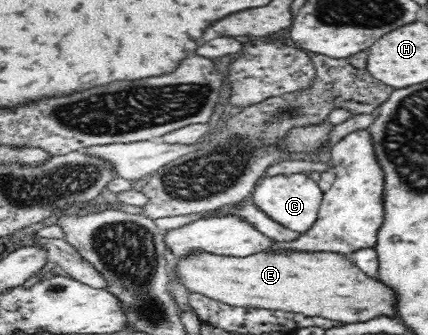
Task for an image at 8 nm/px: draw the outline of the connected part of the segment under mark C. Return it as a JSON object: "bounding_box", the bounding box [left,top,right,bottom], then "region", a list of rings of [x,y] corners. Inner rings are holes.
{"bounding_box":[249,172,324,233],"region":[[[296,172],[291,174],[278,174],[264,176],[256,182],[249,200],[260,210],[264,211],[270,220],[280,223],[288,230],[304,233],[312,228],[318,217],[317,213],[324,192],[309,175]]]}

